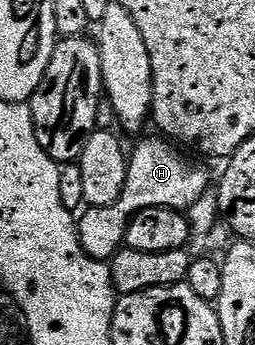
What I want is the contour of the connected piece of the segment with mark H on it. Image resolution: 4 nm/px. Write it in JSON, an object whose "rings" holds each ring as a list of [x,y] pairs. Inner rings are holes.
{"rings":[[[155,137],[138,143],[133,150],[131,147],[122,196],[118,196],[118,200],[109,206],[88,206],[84,210],[85,214],[79,215],[76,231],[82,248],[99,262],[108,262],[122,249],[126,228],[138,212],[163,206],[184,212],[210,190],[208,174],[202,167],[195,166],[186,155],[179,154],[184,152],[177,149],[171,141]]]}

